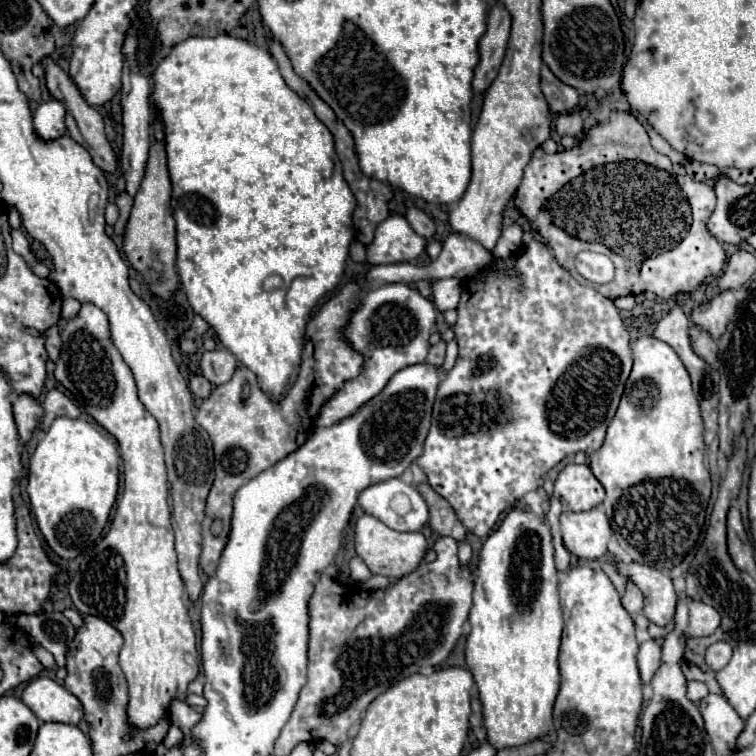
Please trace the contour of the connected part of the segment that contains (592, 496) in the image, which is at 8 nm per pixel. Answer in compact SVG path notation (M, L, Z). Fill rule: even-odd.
M567 464L555 480L553 496L569 510L583 512L599 506L605 498L605 490L587 464Z

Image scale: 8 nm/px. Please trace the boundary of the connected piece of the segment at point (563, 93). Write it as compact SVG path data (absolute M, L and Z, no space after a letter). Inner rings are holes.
M547 66L541 68L541 90L553 114L569 114L579 102L579 92L563 84Z

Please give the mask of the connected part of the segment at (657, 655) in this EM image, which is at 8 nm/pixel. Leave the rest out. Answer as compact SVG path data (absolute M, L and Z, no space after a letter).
M647 640L639 646L639 672L641 672L641 678L643 682L651 682L655 670L659 668L661 664L661 646L655 642L655 640Z

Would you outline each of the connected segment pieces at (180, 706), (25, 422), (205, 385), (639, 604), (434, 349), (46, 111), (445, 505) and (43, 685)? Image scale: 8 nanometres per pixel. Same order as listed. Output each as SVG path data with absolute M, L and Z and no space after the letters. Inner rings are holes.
M173 700L171 702L171 712L169 712L169 716L171 716L171 722L175 724L175 726L179 726L181 728L181 732L185 734L185 744L189 746L191 744L191 738L189 738L189 730L201 720L201 714L195 710L195 708L191 708L185 700Z
M19 394L17 400L13 402L13 416L15 416L15 424L17 424L21 440L27 442L31 438L31 432L43 418L43 408L33 396Z
M193 376L191 378L191 382L189 382L189 388L191 388L191 392L197 396L197 398L209 398L209 394L211 394L211 390L213 390L213 386L209 384L209 380L205 380L203 376Z
M627 582L627 592L621 598L621 602L623 602L623 608L627 612L631 612L631 614L643 610L643 594L641 594L641 590L633 582Z
M437 342L435 346L431 346L429 354L427 354L427 364L433 364L437 368L441 368L443 364L443 358L445 358L445 342Z
M55 98L41 102L39 108L35 110L33 124L35 124L37 134L45 140L55 140L55 138L63 136L67 132L63 102L55 100Z
M427 482L417 486L417 492L421 492L421 496L425 498L427 506L429 506L429 524L433 528L433 532L437 532L439 536L451 536L457 542L465 540L465 526L459 522L455 510L451 508L451 504L439 496Z
M47 676L33 678L25 686L21 700L41 722L79 724L79 720L83 718L81 702L59 682Z

